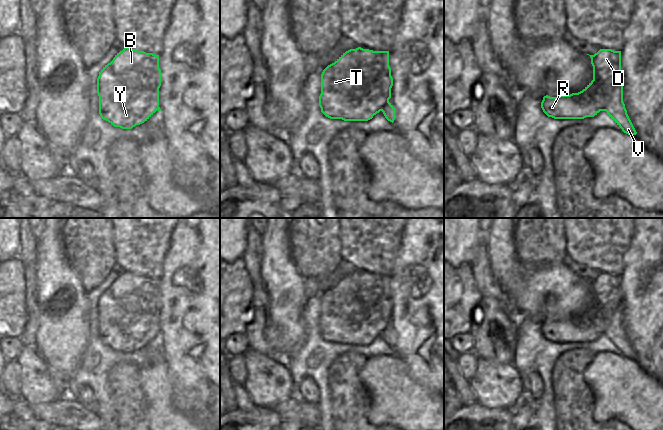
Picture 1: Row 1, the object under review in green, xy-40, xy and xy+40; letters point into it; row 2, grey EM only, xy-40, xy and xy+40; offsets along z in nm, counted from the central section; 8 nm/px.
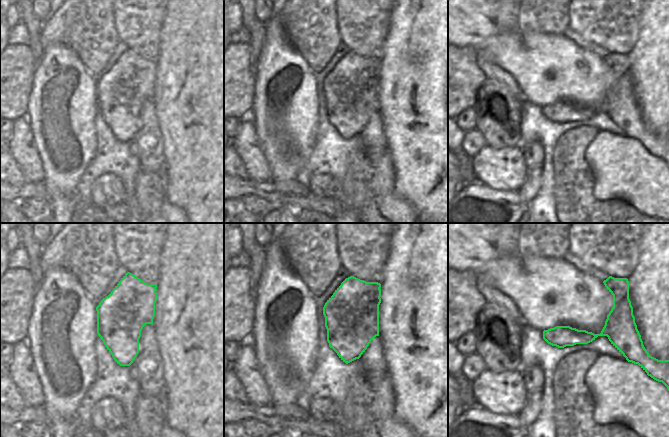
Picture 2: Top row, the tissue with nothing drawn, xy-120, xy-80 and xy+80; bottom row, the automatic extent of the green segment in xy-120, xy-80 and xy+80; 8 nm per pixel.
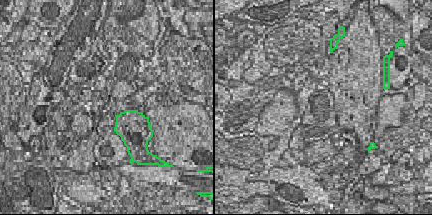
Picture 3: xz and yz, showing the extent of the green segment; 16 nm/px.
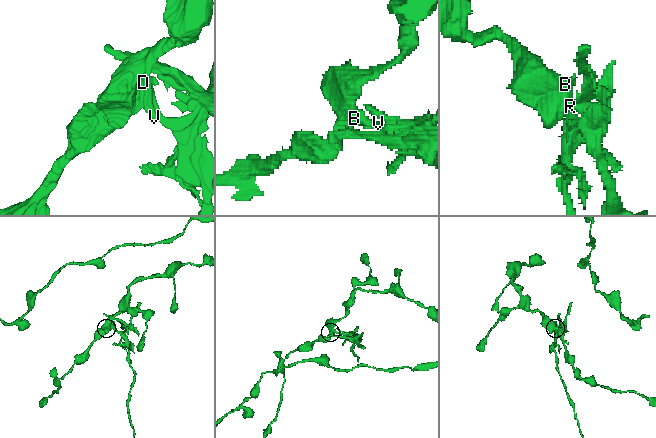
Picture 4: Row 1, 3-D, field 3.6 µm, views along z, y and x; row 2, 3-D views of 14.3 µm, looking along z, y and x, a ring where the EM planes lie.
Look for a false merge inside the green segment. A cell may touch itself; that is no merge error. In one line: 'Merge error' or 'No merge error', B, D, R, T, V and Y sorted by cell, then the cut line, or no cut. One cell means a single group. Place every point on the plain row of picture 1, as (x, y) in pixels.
Merge error. Groups: B R T Y / D V. Split along xy (376, 275), (376, 316), (383, 318), (387, 322), (381, 334)

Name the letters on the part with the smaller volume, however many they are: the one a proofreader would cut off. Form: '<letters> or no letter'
D, V

